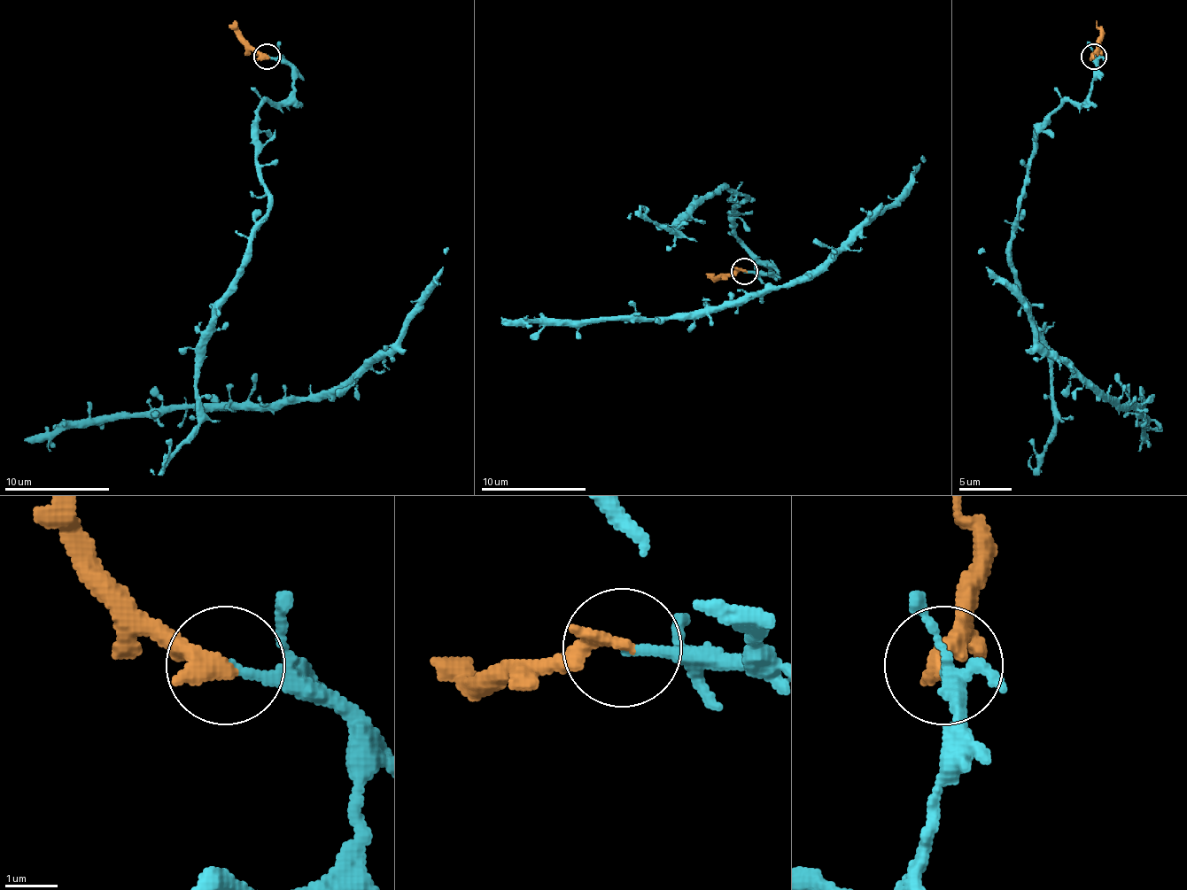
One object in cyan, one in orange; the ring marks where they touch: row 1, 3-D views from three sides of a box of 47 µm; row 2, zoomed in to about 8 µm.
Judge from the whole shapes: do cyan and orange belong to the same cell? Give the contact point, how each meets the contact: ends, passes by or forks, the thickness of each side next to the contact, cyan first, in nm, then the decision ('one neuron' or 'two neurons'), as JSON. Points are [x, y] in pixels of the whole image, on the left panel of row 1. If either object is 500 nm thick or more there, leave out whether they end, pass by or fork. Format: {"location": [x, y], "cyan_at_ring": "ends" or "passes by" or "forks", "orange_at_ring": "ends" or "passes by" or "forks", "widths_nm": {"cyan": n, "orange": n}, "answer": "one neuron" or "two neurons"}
{"location": [267, 56], "cyan_at_ring": "ends", "orange_at_ring": "ends", "widths_nm": {"cyan": 180, "orange": 360}, "answer": "one neuron"}

